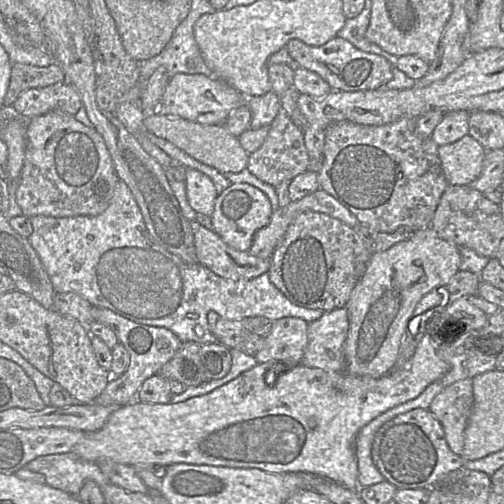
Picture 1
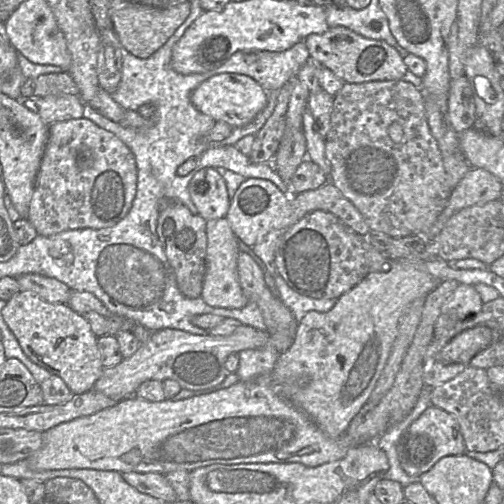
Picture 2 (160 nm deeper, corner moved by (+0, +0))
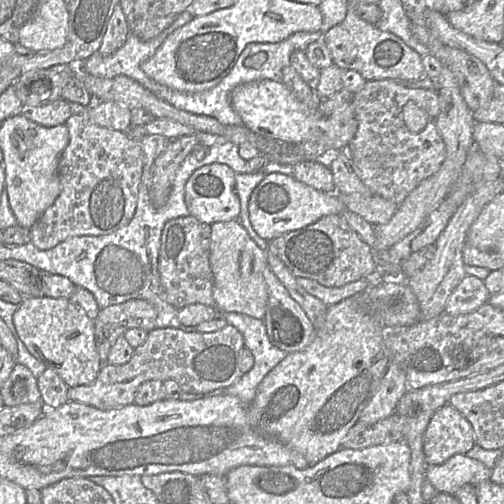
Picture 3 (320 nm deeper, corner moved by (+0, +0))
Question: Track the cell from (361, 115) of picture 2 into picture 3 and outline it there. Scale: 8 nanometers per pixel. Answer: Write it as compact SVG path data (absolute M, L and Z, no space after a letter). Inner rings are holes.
M385 79L367 81L362 89L353 93L352 103L358 121L358 128L354 138L345 149L356 167L356 173L373 195L400 206L420 182L440 169L446 158L446 147L436 126L436 119L440 112L438 94L433 90L408 88L401 82ZM409 101L414 102L427 113L427 123L424 129L418 133L409 131L403 120L403 109Z

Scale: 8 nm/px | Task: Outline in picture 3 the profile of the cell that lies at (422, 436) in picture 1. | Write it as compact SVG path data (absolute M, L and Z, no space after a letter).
M446 404L435 411L423 438L428 466L440 465L455 454L465 454L474 445L473 428L457 409Z

